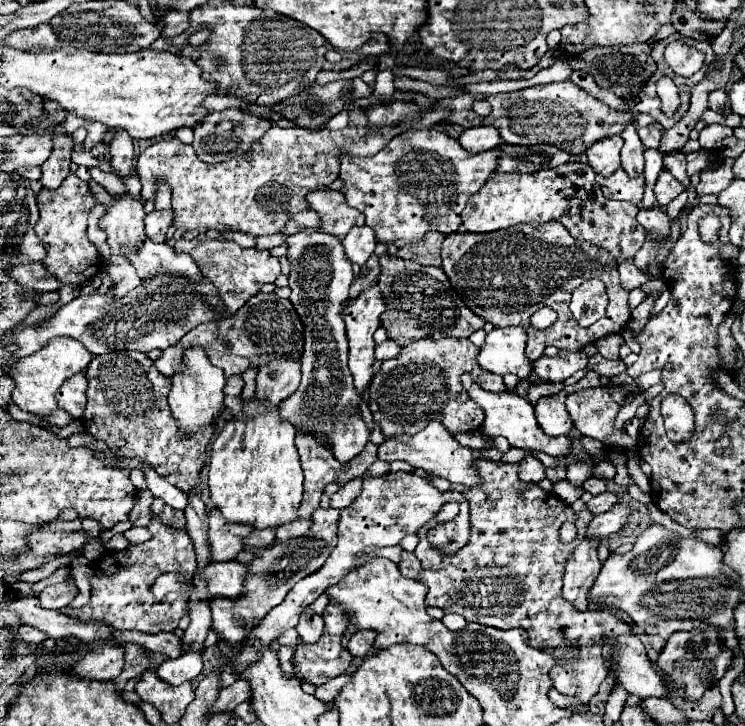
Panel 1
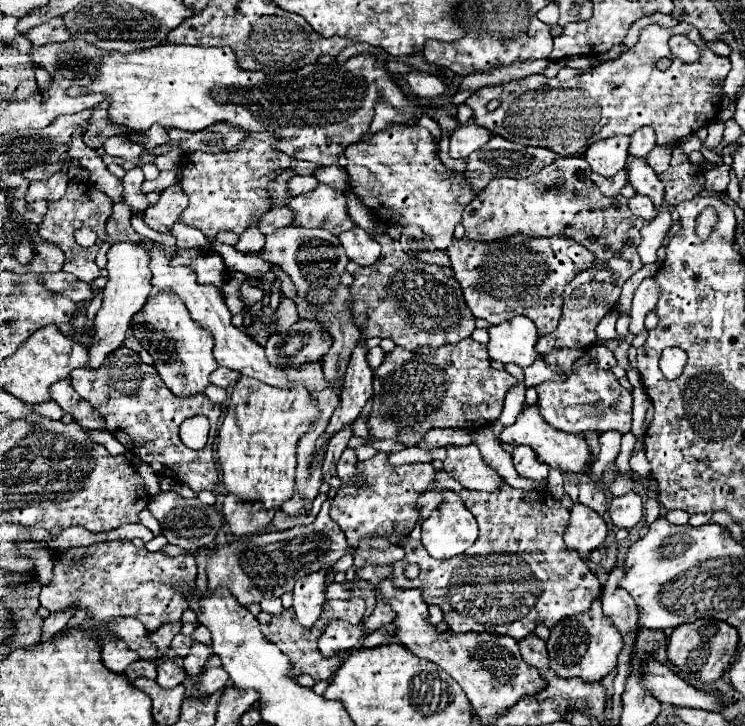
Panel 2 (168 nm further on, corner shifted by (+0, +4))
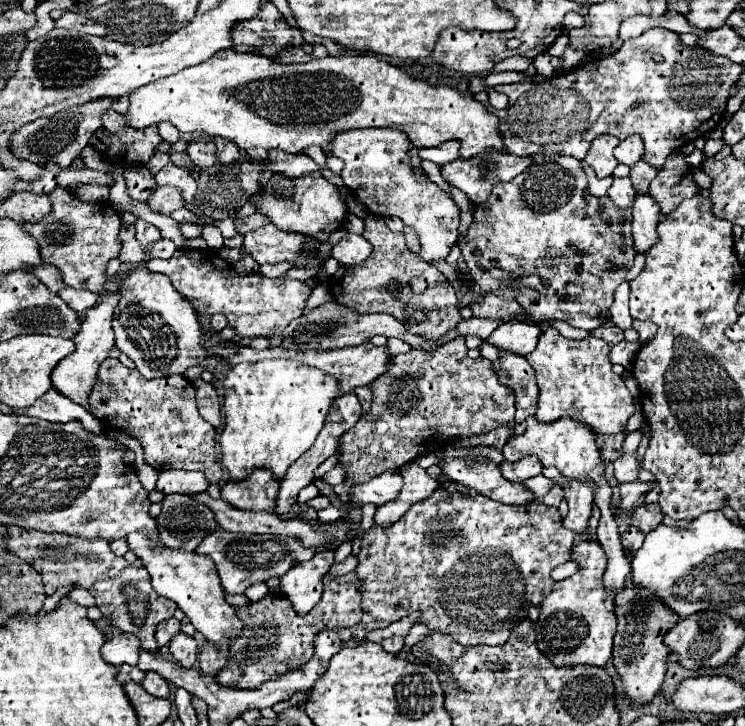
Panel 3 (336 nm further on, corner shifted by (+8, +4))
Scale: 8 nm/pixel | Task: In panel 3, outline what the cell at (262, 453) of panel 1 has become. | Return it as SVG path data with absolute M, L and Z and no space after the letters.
M260 360L234 366L224 380L224 392L226 426L220 436L222 464L228 468L234 480L248 476L254 468L268 468L280 480L284 470L288 470L288 466L314 444L332 402L340 396L340 386L334 376L298 360Z

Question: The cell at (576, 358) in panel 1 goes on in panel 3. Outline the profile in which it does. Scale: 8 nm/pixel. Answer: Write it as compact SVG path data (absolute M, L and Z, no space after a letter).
M554 154L552 158L544 156L542 162L532 162L514 180L496 184L490 198L474 208L472 226L458 246L472 280L482 292L494 292L504 288L508 280L520 280L516 284L516 300L534 320L556 318L576 328L594 330L610 318L614 290L624 282L636 256L632 250L630 218L630 208L620 210L608 196L596 198L588 192L586 172L580 160Z

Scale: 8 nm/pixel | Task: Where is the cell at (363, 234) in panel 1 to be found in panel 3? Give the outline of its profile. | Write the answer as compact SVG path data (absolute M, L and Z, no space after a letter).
M346 234L334 248L332 258L336 258L344 266L354 266L364 262L372 254L372 244L364 240L360 234Z

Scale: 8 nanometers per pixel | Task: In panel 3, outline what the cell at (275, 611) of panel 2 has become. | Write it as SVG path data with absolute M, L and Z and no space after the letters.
M256 582L256 584L252 584L252 586L244 592L244 596L246 596L250 602L258 602L260 598L264 598L264 594L268 594L268 586L266 586L264 582Z

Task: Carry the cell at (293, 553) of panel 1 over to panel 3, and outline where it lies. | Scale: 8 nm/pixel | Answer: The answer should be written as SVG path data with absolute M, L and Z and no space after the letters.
M220 528L208 534L196 548L198 554L206 554L214 560L222 588L228 594L242 594L248 586L252 586L252 582L266 582L272 576L282 576L292 562L304 562L320 550L324 548L304 548L296 542L296 538L276 538L270 534L228 534Z

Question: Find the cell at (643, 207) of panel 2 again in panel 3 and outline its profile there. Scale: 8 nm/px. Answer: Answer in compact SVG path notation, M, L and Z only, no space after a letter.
M614 178L612 186L608 188L608 198L622 208L630 208L634 202L636 192L632 190L632 182L628 178Z

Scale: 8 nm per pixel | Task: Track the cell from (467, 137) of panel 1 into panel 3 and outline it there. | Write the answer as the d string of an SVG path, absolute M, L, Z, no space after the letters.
M452 140L452 142L444 142L436 148L422 148L418 156L422 160L430 160L434 164L446 164L446 162L452 162L458 158L458 150L460 150L460 144L456 140Z

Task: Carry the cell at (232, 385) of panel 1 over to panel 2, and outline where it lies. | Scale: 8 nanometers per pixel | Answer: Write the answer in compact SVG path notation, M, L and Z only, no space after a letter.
M218 368L218 370L212 372L210 378L212 378L212 384L214 384L214 386L230 388L230 386L234 386L234 384L238 382L240 372L236 372L236 370L228 370L228 368Z

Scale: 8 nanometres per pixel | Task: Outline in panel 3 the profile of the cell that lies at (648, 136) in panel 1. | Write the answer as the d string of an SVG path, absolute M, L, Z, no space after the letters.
M626 138L622 140L616 148L614 148L614 156L620 164L626 164L626 166L632 166L634 162L638 162L642 156L644 156L644 144L642 144L642 138Z

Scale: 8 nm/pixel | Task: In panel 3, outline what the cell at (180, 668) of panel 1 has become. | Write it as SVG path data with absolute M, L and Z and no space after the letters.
M146 672L146 678L142 682L142 688L148 694L156 696L156 698L168 698L168 694L170 694L168 682L160 674L156 674L156 672Z

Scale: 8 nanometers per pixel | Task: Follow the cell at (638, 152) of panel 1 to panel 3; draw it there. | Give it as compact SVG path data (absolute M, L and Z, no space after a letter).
M638 194L634 202L634 220L632 220L632 240L636 254L648 252L660 238L658 238L658 222L660 222L660 208L648 194Z

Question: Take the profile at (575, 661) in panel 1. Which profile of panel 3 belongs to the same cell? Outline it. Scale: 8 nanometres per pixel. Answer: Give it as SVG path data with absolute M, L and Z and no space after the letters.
M580 542L572 548L570 560L578 564L578 572L562 582L554 582L552 592L540 604L536 644L556 666L606 666L612 658L612 638L616 634L614 596L608 594L602 584L606 554L598 542Z

